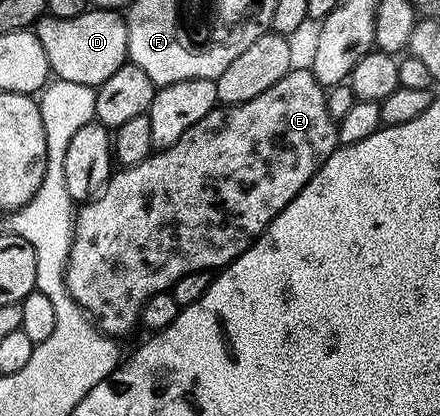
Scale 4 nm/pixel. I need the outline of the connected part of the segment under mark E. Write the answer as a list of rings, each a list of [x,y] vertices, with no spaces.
[[[295,66],[287,75],[280,77],[280,81],[272,85],[272,89],[260,93],[260,97],[252,97],[252,101],[215,107],[212,113],[208,113],[208,117],[196,121],[196,125],[192,125],[192,129],[188,129],[184,137],[180,137],[180,141],[176,141],[171,147],[155,150],[138,164],[115,170],[97,196],[83,202],[77,208],[74,216],[74,240],[71,242],[65,271],[66,287],[70,298],[93,320],[103,335],[123,337],[122,335],[128,334],[137,325],[142,306],[153,295],[168,290],[173,283],[180,282],[185,275],[194,275],[197,271],[211,270],[210,272],[213,272],[215,269],[227,267],[239,255],[246,254],[254,240],[265,232],[266,226],[301,193],[307,181],[317,171],[322,170],[328,157],[333,151],[338,150],[339,146],[336,120],[330,115],[327,88],[322,87],[313,72],[305,66],[304,68]]]

